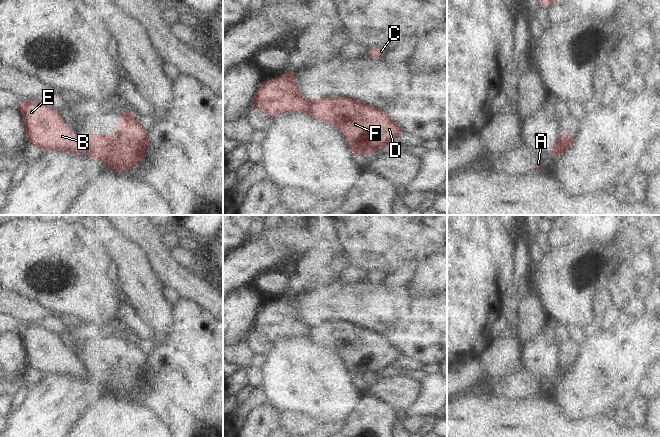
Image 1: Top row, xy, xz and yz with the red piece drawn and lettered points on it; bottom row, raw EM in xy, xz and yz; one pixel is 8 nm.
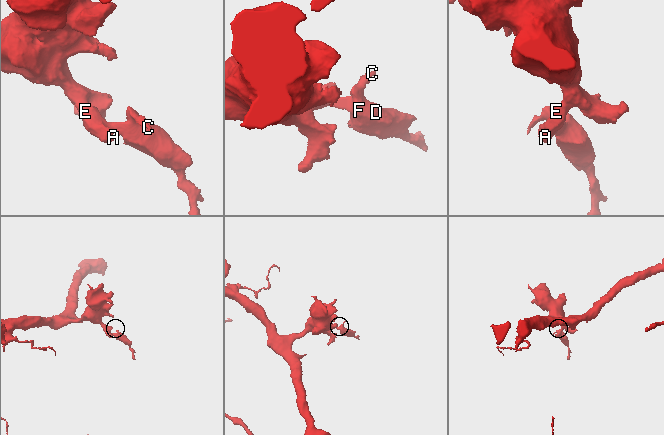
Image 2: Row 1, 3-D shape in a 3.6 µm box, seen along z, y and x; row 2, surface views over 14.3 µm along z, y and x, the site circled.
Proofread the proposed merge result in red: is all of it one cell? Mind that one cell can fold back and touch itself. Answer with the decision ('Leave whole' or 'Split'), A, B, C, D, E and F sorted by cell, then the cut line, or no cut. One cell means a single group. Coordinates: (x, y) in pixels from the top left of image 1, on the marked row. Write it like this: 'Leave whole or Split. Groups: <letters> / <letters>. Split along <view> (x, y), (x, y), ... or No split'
Split. Groups: A B E / C D F. Split along xy (80, 135), (87, 146), (87, 153)

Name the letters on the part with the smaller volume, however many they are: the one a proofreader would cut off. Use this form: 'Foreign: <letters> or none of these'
Foreign: C, D, F

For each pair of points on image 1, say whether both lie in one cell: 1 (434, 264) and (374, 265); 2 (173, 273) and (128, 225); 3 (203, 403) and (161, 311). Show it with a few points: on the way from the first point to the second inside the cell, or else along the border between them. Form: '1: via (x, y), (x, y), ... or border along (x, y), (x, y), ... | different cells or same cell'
1: border along (436, 252), (426, 257), (415, 271) | different cells
2: via (161, 260), (159, 253), (141, 235) | same cell
3: border along (175, 308), (169, 337), (156, 346) | different cells

